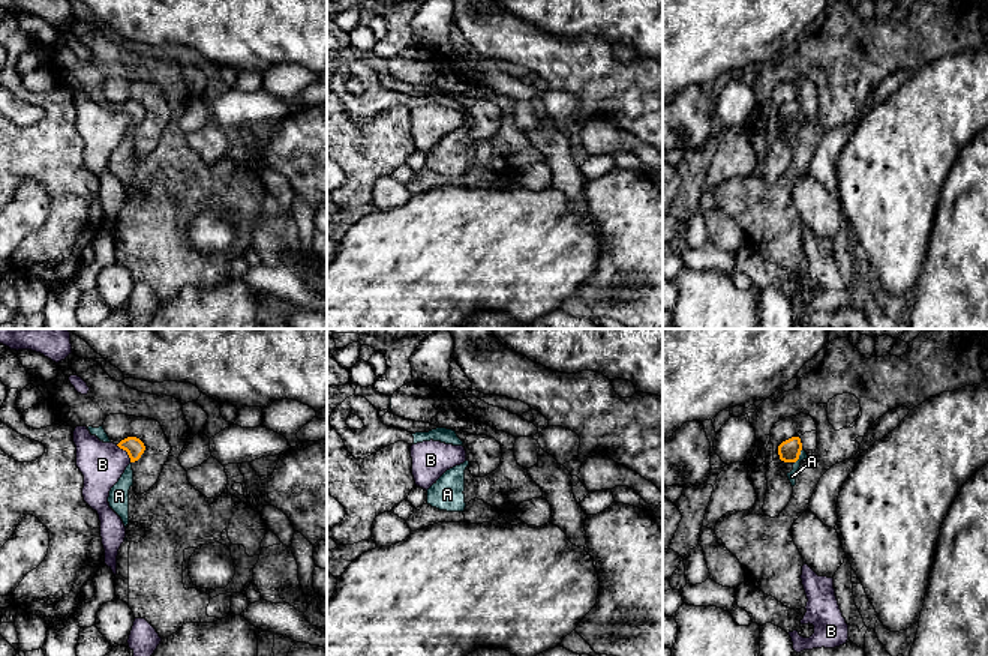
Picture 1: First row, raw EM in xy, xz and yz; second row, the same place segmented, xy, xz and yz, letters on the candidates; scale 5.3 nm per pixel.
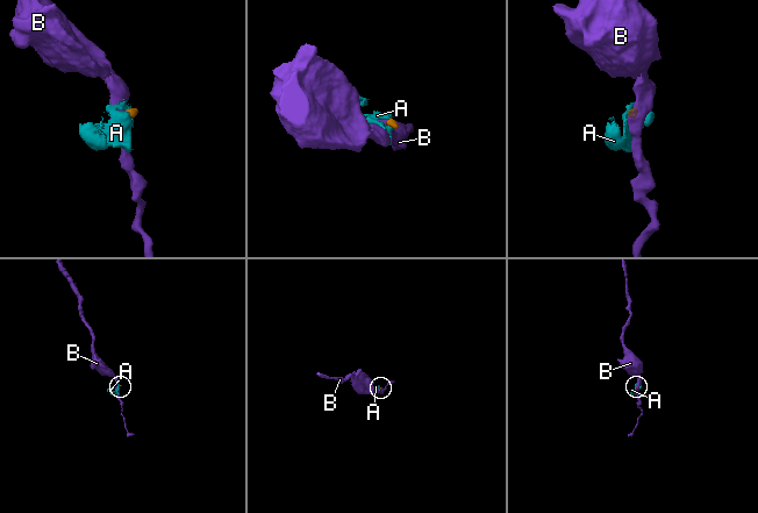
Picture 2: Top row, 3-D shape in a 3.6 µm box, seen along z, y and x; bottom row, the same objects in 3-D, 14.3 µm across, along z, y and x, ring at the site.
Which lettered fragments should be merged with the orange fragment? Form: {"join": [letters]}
{"join": ["A"]}

